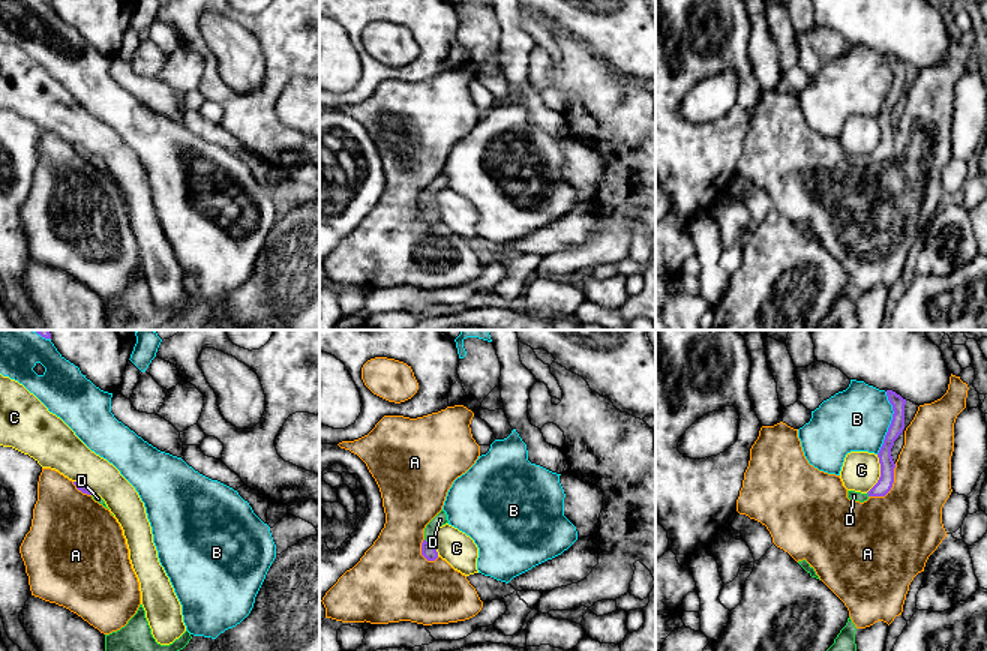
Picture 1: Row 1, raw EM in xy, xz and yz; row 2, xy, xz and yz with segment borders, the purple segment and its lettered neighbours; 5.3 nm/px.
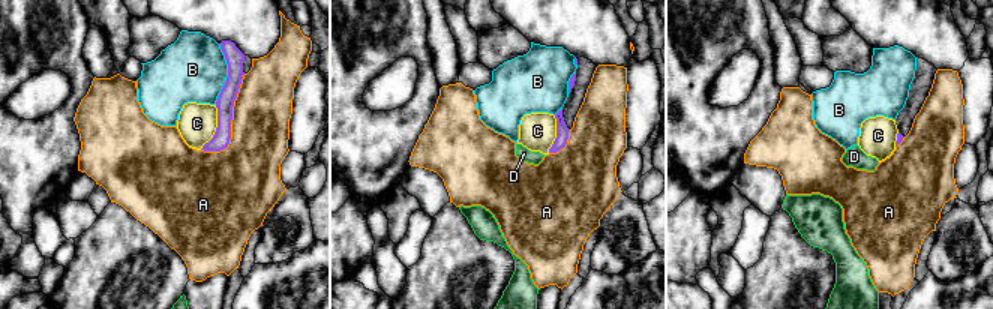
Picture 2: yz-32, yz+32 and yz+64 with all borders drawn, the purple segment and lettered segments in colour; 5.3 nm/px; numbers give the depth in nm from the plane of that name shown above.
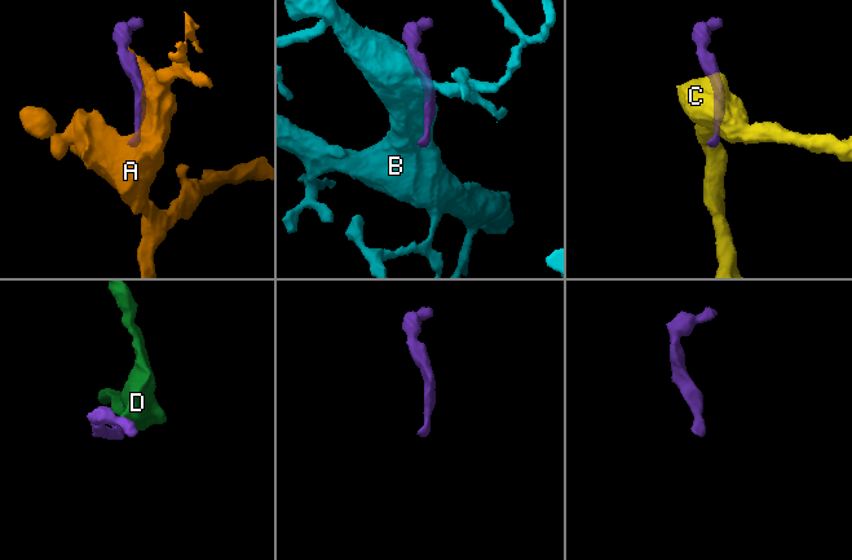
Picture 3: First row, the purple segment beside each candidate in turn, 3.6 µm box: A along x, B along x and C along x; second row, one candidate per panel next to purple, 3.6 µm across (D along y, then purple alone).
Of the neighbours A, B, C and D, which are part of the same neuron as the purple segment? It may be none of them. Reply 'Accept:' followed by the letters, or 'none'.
Accept: D

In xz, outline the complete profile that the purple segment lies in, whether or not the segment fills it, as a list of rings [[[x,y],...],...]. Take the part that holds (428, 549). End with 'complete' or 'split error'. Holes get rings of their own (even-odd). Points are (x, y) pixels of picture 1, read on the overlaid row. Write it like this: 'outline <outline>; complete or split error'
outline [[[441,510],[424,528],[424,540],[422,543],[422,555],[428,561],[435,561],[438,558],[438,552],[436,552],[435,546],[432,544],[432,542],[435,538],[435,531],[446,524],[448,524],[447,514],[444,510]]]; split error

